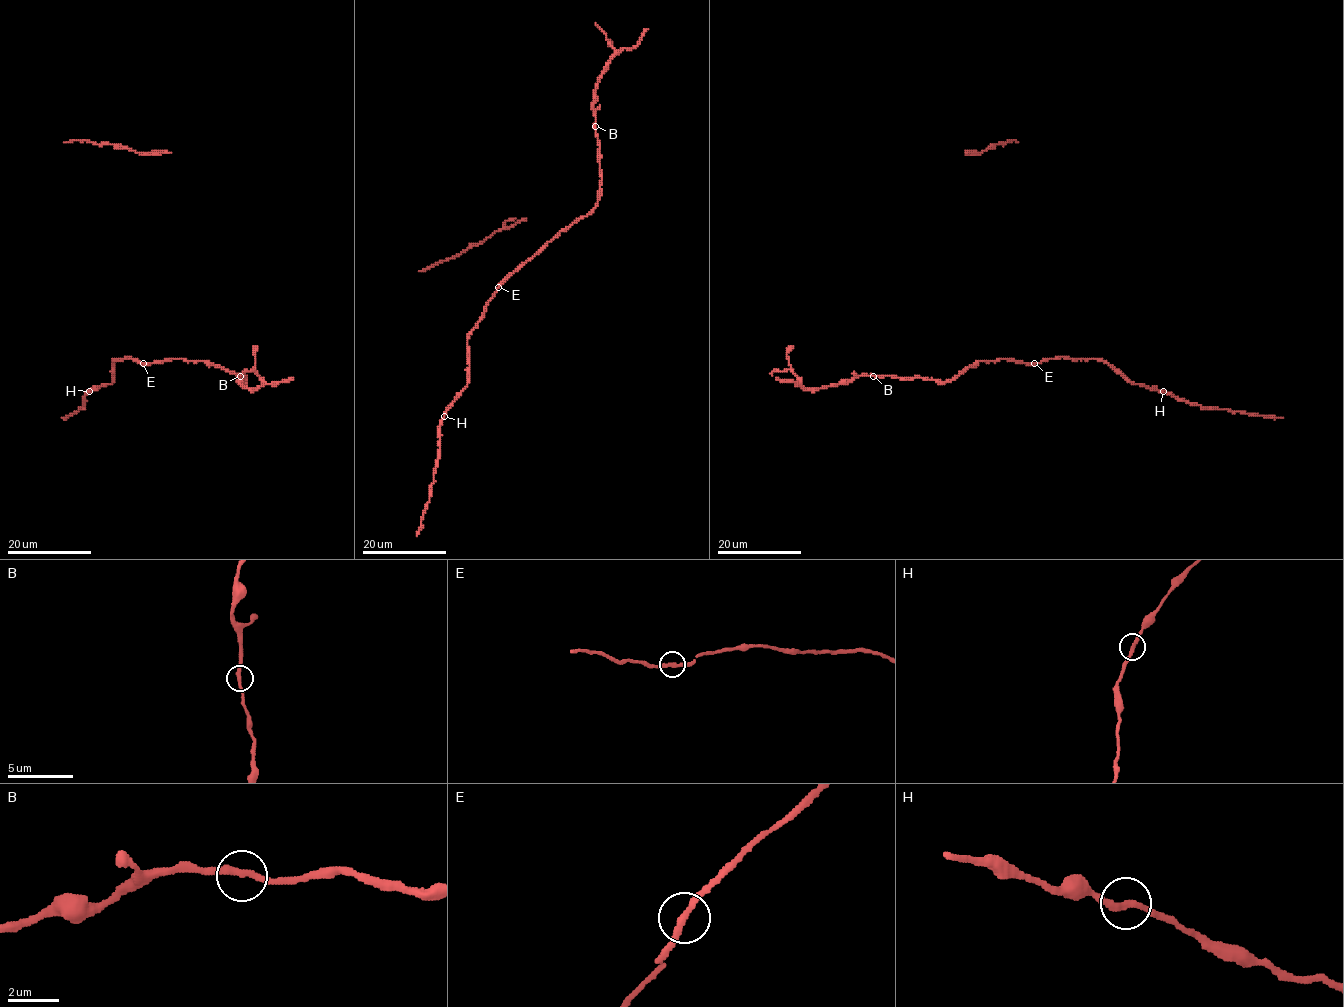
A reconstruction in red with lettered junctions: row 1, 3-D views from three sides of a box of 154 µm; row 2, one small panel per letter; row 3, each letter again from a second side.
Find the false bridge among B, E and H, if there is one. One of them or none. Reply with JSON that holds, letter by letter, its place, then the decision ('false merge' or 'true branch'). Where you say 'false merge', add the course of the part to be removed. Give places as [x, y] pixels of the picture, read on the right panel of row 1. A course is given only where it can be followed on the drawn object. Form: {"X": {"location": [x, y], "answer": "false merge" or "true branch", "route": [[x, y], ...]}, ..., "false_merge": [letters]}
{"B": {"location": [873, 376], "answer": "true branch"}, "E": {"location": [1034, 363], "answer": "true branch"}, "H": {"location": [1163, 391], "answer": "true branch"}, "false_merge": []}

